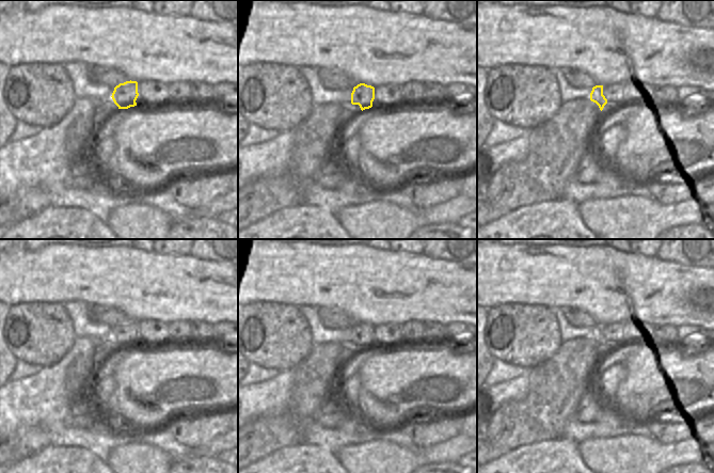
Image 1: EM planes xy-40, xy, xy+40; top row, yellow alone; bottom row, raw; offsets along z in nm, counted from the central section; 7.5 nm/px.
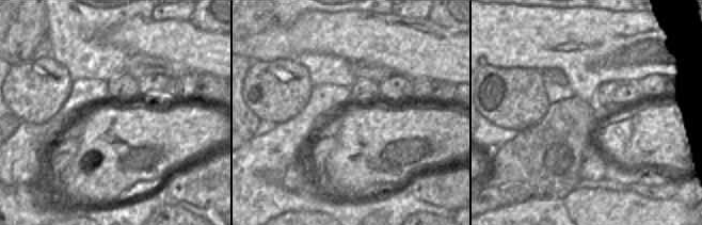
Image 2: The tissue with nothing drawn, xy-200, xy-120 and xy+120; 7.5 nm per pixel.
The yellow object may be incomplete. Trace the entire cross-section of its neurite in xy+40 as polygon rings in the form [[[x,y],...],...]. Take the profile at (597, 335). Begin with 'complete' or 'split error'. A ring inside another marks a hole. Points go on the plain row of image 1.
split error | [[[617,322],[613,325],[596,325],[590,332],[590,340],[596,342],[601,350],[612,350],[612,334],[620,326]]]

